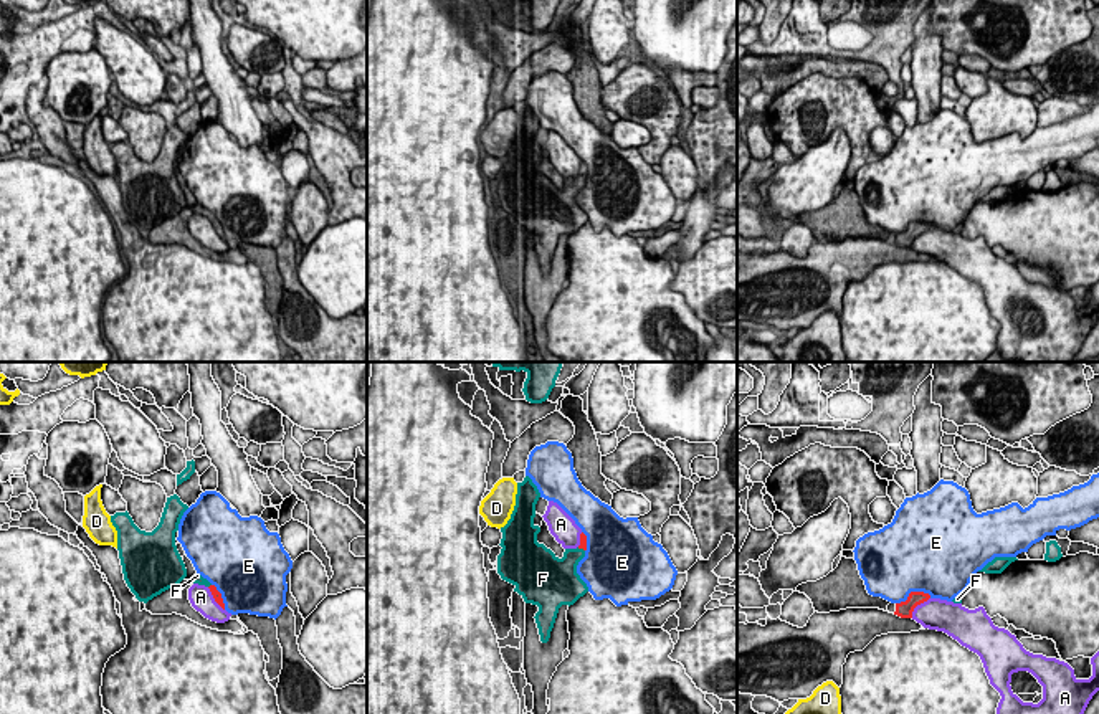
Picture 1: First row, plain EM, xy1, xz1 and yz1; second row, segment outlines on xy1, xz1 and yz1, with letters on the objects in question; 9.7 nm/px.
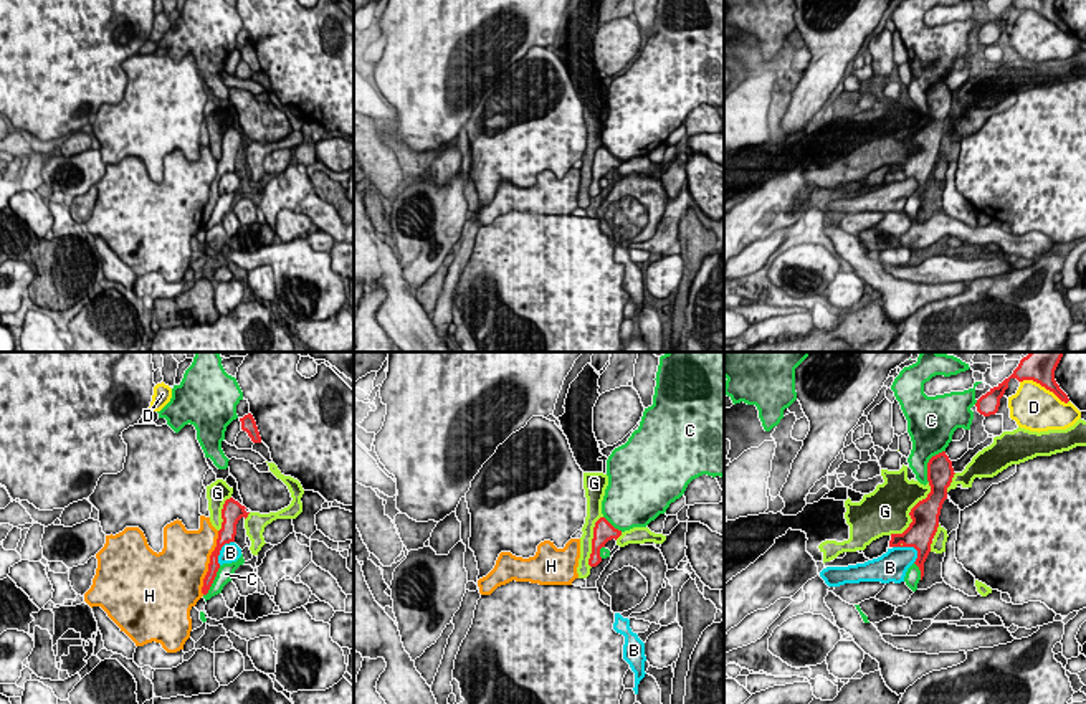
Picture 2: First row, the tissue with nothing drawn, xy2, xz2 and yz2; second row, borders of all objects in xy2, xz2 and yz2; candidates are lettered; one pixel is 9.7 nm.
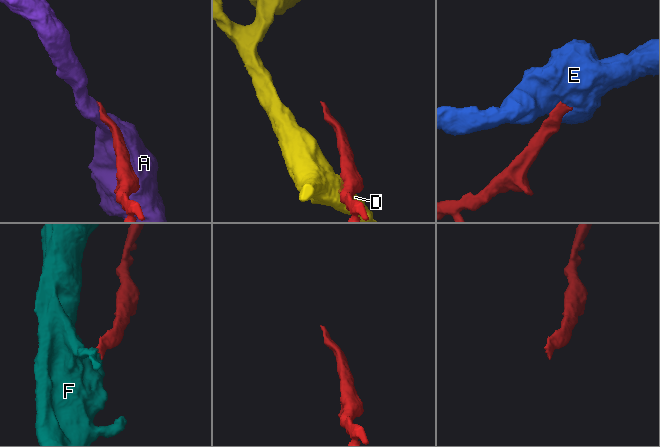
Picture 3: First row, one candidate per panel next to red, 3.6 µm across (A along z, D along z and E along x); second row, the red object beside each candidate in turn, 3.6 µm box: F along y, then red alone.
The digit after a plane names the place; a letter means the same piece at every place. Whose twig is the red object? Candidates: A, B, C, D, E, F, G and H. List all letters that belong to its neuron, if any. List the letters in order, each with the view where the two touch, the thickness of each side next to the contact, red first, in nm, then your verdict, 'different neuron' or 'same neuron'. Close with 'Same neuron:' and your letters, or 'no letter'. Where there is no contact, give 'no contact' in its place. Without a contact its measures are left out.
A: yz1 | 160/300 nm | different neuron
B: yz2 | 280/280 nm | different neuron
C: yz2 | 260/340 nm | different neuron
D: yz2 | 160/440 nm | different neuron
E: yz1 | 160/480 nm | different neuron
F: xz1 | 60/220 nm | same neuron
G: yz2 | 280/460 nm | different neuron
H: xy2 | 120/480 nm | different neuron
Same neuron: F

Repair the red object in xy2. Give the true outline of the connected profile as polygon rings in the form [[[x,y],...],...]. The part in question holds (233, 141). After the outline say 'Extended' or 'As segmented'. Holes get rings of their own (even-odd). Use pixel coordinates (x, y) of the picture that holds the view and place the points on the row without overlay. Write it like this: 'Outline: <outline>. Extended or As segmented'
Outline: [[[233,127],[226,129],[221,139],[221,159],[218,160],[218,169],[217,169],[217,177],[210,185],[210,193],[208,193],[208,202],[203,208],[203,216],[202,216],[202,223],[207,225],[215,207],[217,202],[220,198],[218,193],[218,185],[220,180],[225,174],[235,172],[235,165],[236,165],[236,154],[241,147],[248,147],[250,142],[245,140],[246,137],[241,136],[238,131],[235,131]]]. As segmented

